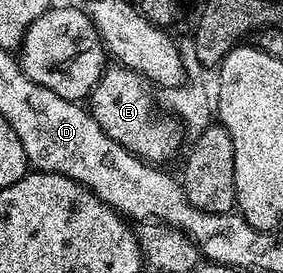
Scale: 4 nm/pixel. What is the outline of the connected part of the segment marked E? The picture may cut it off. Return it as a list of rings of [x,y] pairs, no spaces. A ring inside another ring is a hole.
[[[110,65],[90,91],[88,110],[90,116],[100,125],[100,129],[104,129],[108,137],[112,137],[112,141],[124,145],[124,149],[151,165],[166,165],[178,150],[183,150],[184,127],[173,114],[161,115],[158,112],[150,90],[151,84],[138,72],[131,71],[129,67]]]

